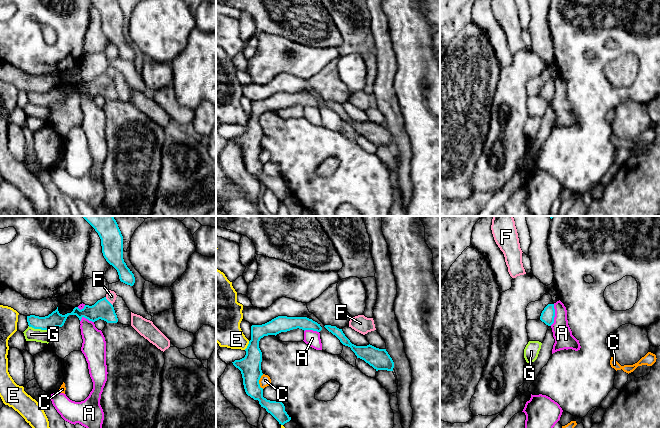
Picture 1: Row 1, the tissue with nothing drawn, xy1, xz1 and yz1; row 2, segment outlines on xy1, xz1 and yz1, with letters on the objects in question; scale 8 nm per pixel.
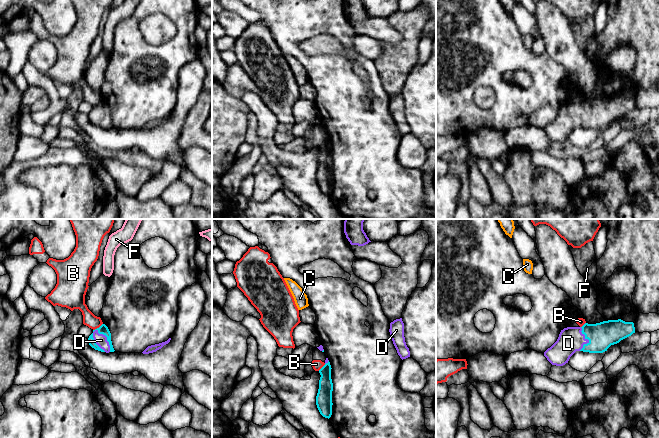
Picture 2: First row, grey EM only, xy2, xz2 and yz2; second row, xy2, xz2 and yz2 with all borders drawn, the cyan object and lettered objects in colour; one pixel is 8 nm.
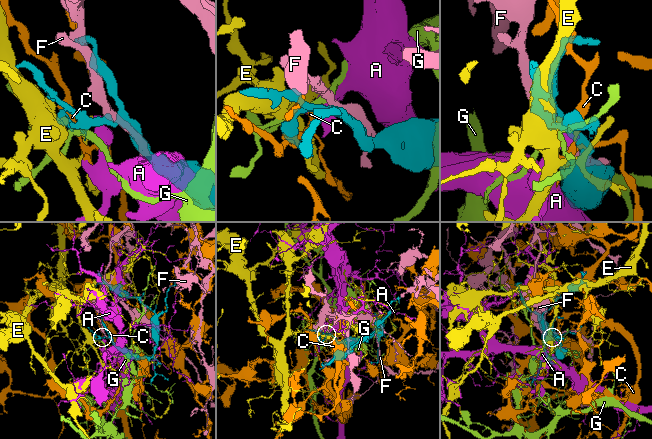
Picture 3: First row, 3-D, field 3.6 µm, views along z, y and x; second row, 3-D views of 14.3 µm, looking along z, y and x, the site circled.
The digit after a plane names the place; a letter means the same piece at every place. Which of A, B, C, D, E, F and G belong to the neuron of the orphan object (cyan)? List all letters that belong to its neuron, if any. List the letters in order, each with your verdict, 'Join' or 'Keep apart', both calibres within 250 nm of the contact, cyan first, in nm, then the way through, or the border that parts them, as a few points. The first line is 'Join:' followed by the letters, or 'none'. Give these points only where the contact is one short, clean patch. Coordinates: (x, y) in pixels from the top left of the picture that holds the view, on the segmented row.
Join: D
A: Keep apart. Thickness 110 nm (cyan) against 150 nm. Boundary: yz1 (554, 304), (554, 321), (550, 325)
B: Keep apart. Thickness 80 nm (cyan) against 110 nm. Boundary: xy2 (102, 323), (93, 330)
C: Keep apart. Thickness 180 nm (cyan) against 90 nm
D: Join. Thickness 80 nm (cyan) against 100 nm. Path across: xy2 (103, 329), (103, 334), (107, 339), (101, 340)
E: Keep apart. Thickness 180 nm (cyan) against 260 nm
F: Keep apart. Thickness 160 nm (cyan) against 80 nm
G: Keep apart. Thickness 120 nm (cyan) against 110 nm

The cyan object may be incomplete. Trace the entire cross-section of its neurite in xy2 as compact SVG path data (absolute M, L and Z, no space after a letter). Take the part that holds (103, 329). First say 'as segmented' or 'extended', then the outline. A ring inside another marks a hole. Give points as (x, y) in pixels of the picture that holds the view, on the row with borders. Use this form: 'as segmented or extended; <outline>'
extended; M105 324L93 330L93 333L88 338L88 343L92 348L101 352L115 351L111 341L111 333Z

